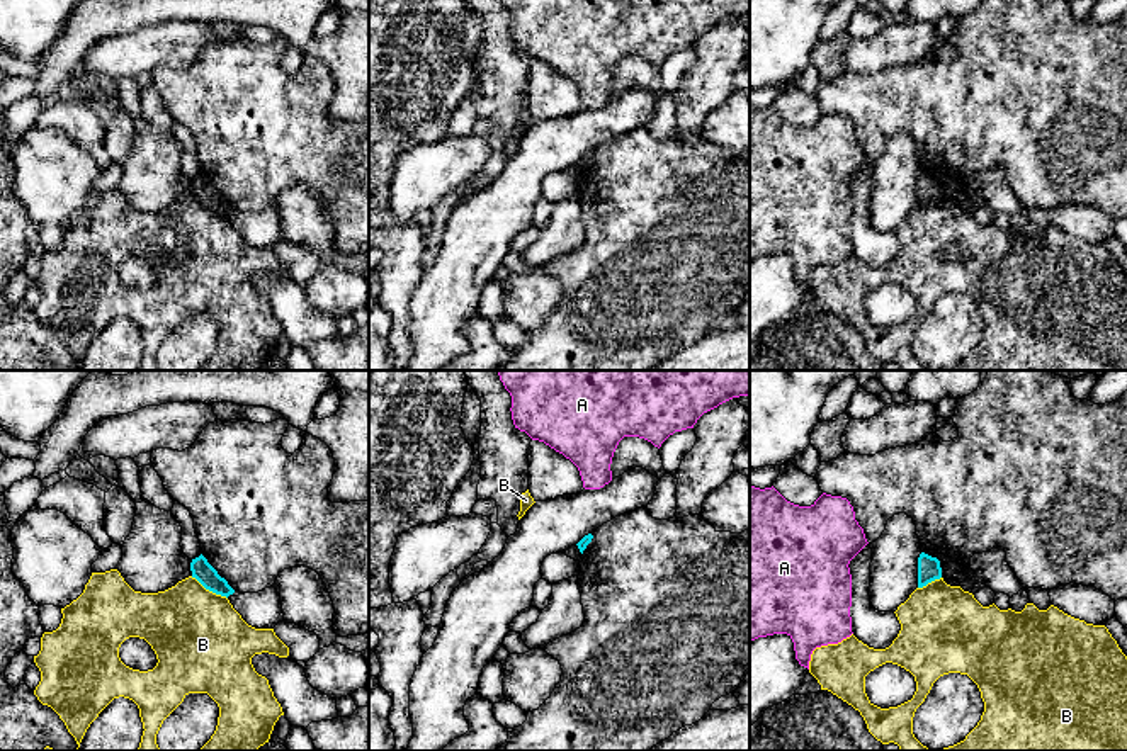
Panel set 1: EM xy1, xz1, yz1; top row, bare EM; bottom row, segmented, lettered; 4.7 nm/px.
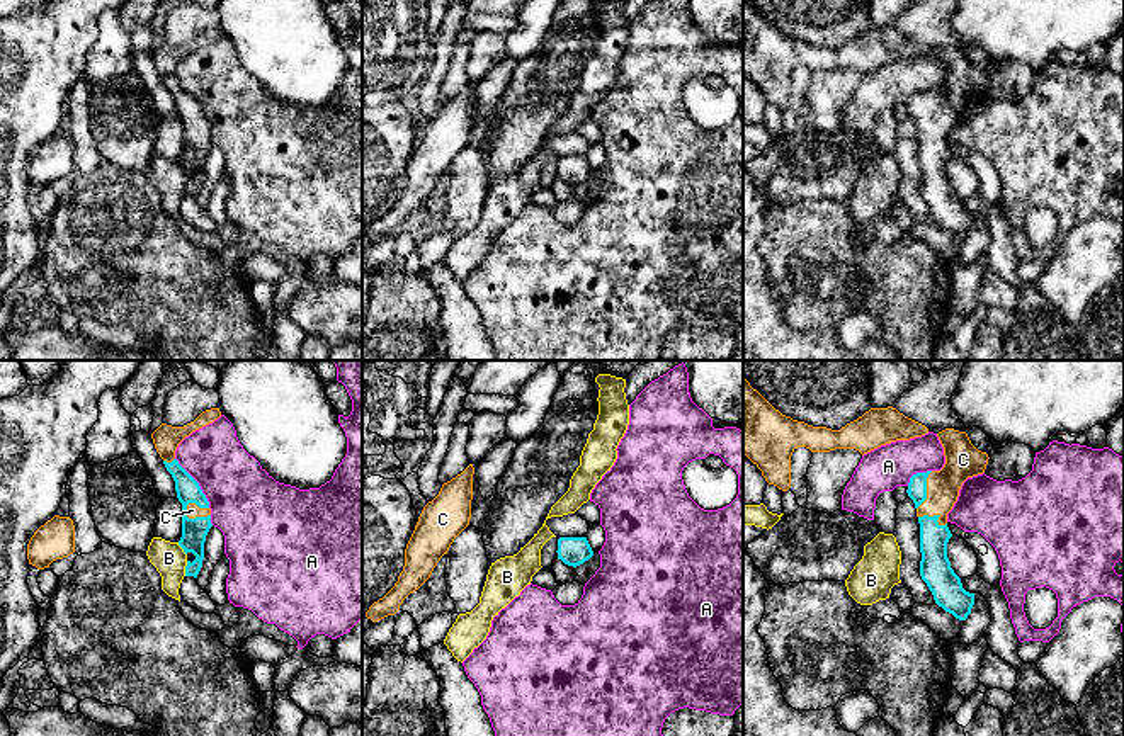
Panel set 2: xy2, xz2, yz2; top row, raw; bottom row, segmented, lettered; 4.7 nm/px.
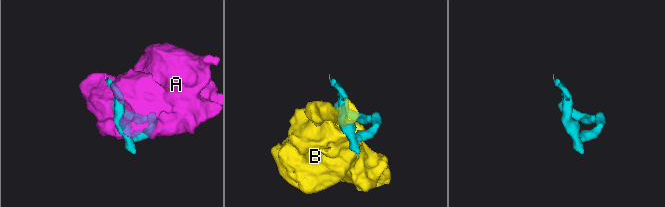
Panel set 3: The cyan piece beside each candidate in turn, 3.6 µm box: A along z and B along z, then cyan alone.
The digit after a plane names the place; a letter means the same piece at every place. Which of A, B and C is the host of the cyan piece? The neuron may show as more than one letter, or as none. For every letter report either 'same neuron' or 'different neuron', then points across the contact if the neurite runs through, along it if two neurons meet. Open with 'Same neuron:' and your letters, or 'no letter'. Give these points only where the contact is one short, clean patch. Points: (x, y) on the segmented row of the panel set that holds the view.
Same neuron: C
A: different neuron
B: different neuron
C: same neuron

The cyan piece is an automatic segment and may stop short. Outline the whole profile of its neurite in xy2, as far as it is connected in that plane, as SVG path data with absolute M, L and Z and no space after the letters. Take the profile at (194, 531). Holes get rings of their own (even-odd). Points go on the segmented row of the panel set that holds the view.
M211 408L202 411L194 422L184 427L172 427L162 423L153 433L153 444L167 471L175 481L177 498L182 503L182 537L179 546L184 552L192 552L196 559L187 561L185 576L197 578L202 559L204 559L204 542L211 524L211 508L206 495L202 493L199 483L179 464L175 459L175 450L179 444L189 437L192 432L213 423L221 416L219 408Z

